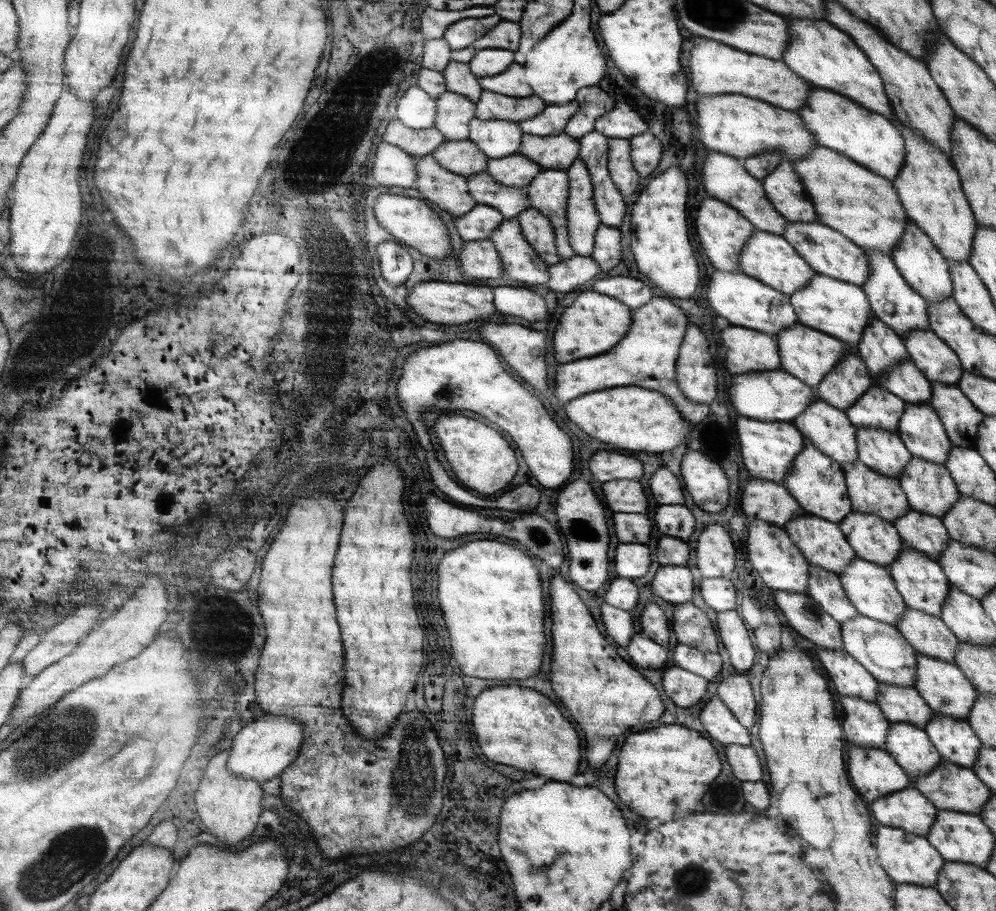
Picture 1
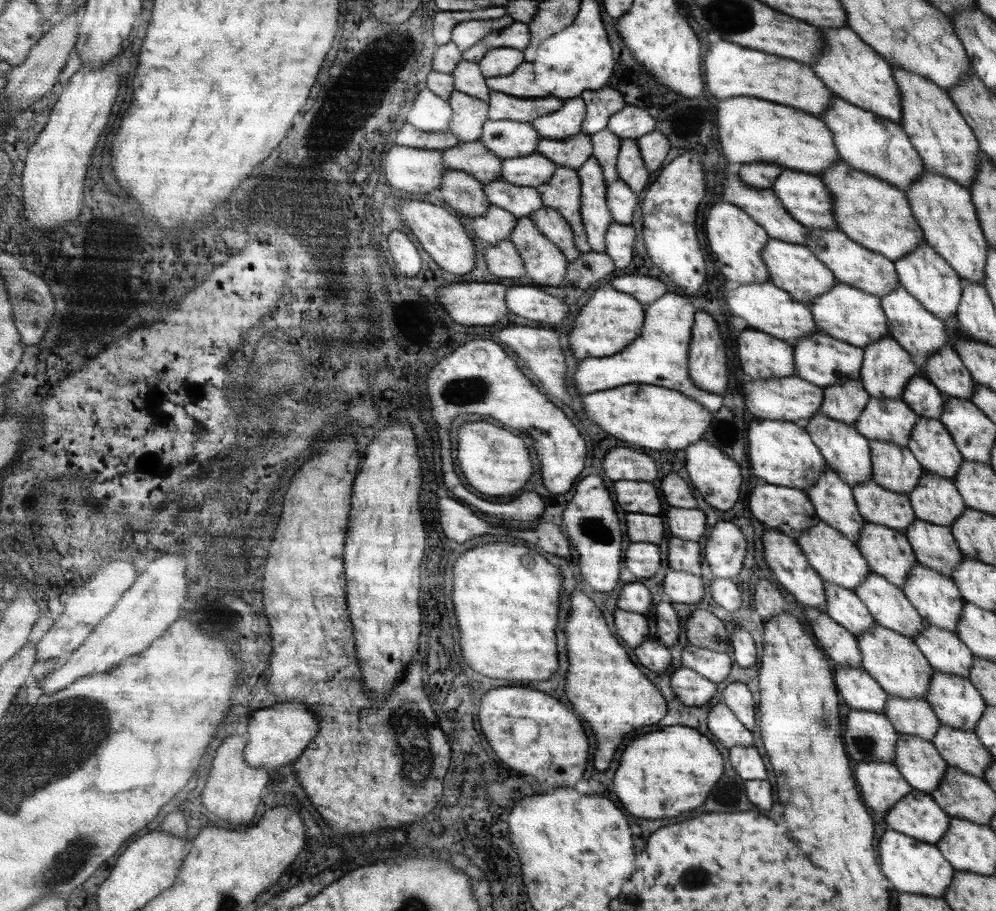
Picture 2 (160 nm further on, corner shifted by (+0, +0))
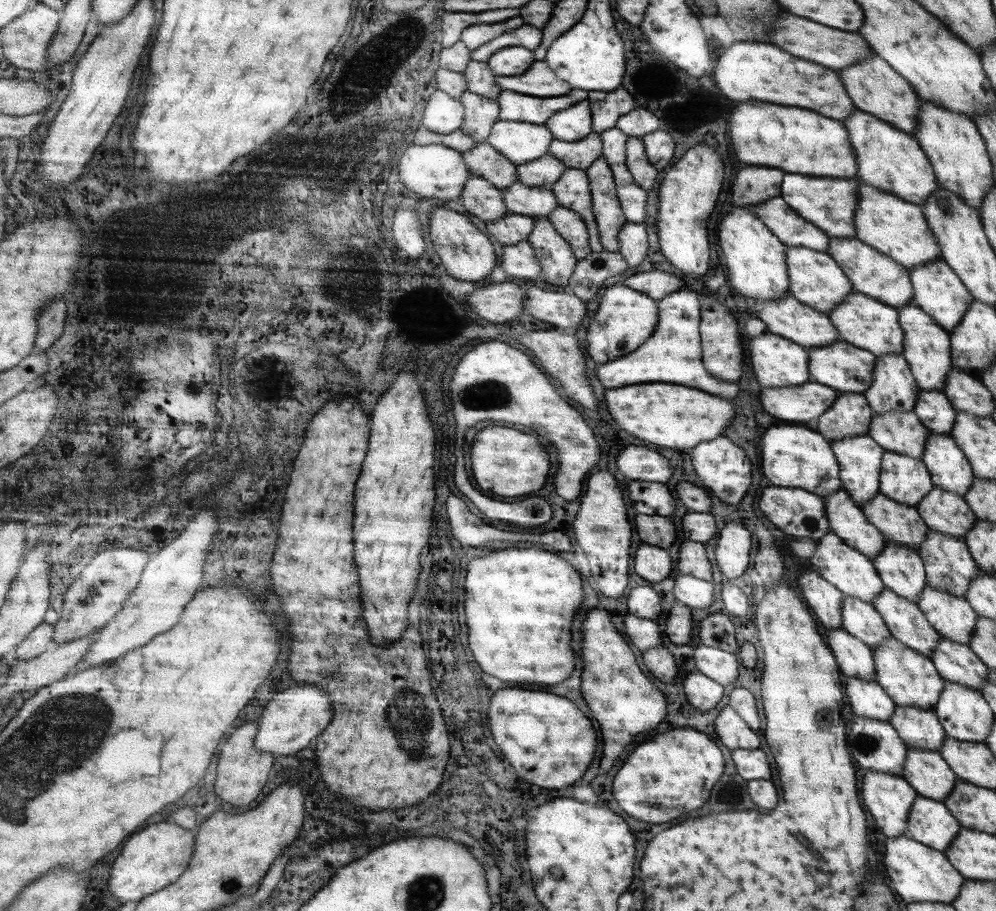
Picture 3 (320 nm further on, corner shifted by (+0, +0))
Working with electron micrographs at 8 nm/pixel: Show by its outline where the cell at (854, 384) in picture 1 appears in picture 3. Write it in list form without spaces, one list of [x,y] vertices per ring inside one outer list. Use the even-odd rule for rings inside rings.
[[[839,393],[832,408],[817,420],[816,432],[828,442],[867,435],[872,409],[861,394]]]

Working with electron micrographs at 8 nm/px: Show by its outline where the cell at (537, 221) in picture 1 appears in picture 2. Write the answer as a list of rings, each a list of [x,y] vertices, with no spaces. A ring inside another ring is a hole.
[[[542,207],[535,213],[531,213],[529,218],[560,249],[568,262],[575,260],[580,255],[579,249],[574,243],[571,227],[555,210]]]

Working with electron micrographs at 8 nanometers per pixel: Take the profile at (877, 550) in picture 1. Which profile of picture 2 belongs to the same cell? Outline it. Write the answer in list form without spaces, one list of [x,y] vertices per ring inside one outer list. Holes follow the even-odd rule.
[[[865,522],[856,547],[868,561],[872,572],[883,576],[889,584],[900,589],[904,587],[908,573],[917,563],[911,542],[904,533],[880,524]]]

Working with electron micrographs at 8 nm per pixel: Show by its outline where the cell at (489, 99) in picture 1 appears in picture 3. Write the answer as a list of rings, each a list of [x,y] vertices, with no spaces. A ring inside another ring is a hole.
[[[505,90],[500,92],[500,96],[495,101],[500,106],[498,120],[543,125],[553,112],[565,110],[585,98],[587,92],[583,90],[573,90],[569,92],[569,96],[555,96],[555,98],[533,98]]]

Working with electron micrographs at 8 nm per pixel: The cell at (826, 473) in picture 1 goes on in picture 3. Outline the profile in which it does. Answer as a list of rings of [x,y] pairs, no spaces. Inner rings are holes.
[[[840,488],[823,500],[831,532],[869,560],[877,558],[884,550],[883,534],[867,520],[852,497]]]

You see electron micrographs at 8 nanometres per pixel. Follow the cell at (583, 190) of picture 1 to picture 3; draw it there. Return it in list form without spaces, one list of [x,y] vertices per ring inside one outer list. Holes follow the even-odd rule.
[[[600,157],[584,171],[590,182],[592,213],[600,232],[602,247],[607,252],[618,252],[619,243],[616,236],[626,220],[619,208],[611,169],[607,161]]]

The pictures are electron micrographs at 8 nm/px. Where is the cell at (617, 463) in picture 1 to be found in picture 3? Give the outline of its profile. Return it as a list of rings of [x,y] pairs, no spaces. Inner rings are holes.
[[[625,446],[625,450],[617,458],[617,468],[621,468],[621,474],[631,480],[665,484],[671,476],[669,462],[661,454],[643,446]]]

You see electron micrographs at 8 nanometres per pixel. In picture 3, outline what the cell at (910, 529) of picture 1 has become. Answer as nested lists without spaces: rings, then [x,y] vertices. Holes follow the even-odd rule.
[[[928,530],[925,541],[921,543],[917,553],[919,553],[924,563],[928,587],[939,592],[964,597],[970,584],[972,584],[972,580],[978,575],[979,568],[968,551],[968,546],[963,541],[953,539],[945,533]]]

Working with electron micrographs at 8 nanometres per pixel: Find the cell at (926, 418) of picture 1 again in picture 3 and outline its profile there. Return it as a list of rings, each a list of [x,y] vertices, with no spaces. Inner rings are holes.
[[[931,432],[926,440],[921,460],[927,466],[937,488],[961,497],[970,490],[975,476],[961,448],[950,435]]]

